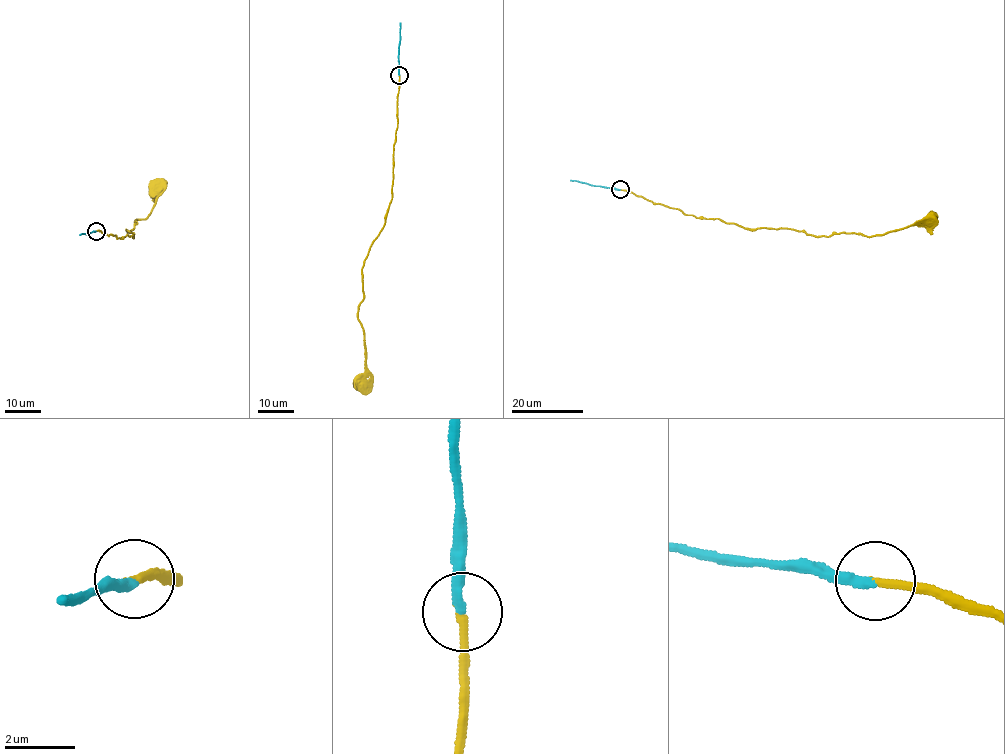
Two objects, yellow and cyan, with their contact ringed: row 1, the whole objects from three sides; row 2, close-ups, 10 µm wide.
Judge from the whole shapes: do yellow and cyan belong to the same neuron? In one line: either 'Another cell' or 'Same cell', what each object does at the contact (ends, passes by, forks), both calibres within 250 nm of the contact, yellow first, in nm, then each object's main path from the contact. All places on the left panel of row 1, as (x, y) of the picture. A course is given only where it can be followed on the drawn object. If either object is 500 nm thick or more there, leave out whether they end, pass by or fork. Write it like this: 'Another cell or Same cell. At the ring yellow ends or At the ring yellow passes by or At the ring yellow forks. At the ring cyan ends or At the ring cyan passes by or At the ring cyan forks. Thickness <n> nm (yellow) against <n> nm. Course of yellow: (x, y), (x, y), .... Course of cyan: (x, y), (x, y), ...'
Same cell. At the ring yellow ends. At the ring cyan ends. Thickness 240 nm (yellow) against 280 nm. Course of yellow: (96, 231), (133, 237), (127, 231), (149, 215), (158, 189). Course of cyan: (96, 231), (79, 235)

